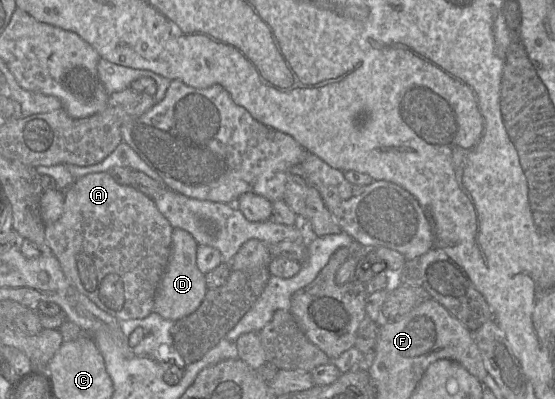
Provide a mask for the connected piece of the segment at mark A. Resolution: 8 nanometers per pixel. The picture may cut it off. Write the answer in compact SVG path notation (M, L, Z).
M108 172L91 173L75 179L73 184L64 191L64 206L62 216L53 224L46 225L45 239L57 258L62 271L70 284L87 296L93 303L106 313L121 319L142 319L153 312L154 298L161 276L171 254L173 227L156 207L154 201L132 186L119 185Z

